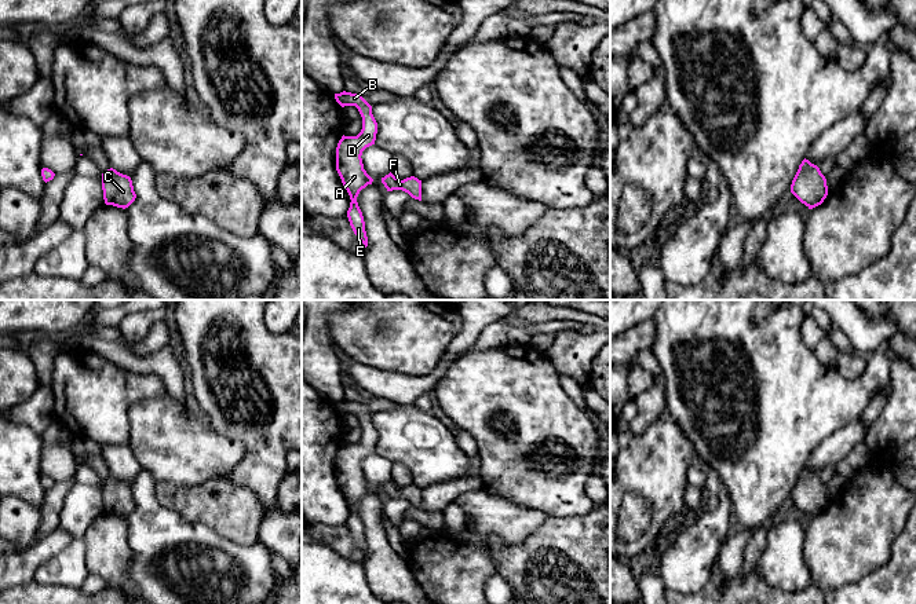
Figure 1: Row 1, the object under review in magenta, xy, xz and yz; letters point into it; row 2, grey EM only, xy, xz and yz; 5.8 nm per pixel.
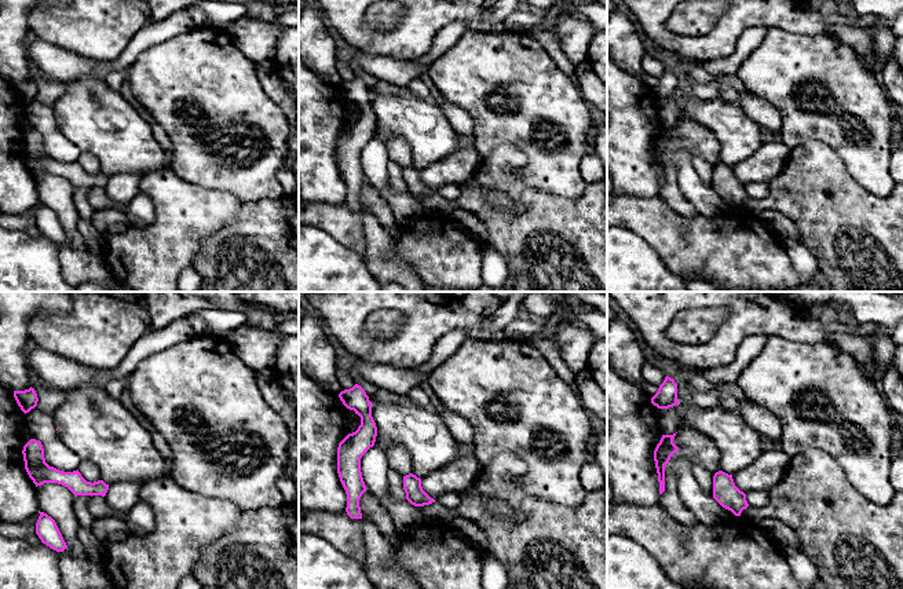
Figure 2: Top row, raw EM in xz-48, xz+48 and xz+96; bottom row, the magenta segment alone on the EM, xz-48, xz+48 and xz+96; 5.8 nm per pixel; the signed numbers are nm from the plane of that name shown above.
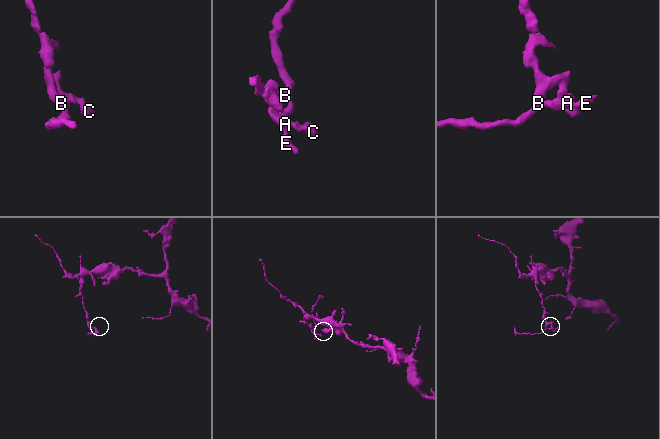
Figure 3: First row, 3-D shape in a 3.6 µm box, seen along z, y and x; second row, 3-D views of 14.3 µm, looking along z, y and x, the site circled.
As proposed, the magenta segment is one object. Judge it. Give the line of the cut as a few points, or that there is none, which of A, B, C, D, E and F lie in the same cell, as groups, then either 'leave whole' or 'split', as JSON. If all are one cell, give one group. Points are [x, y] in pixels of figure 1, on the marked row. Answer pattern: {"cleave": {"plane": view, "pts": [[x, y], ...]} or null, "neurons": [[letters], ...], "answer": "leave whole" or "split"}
{"cleave": null, "neurons": [["A", "B", "C", "D", "E", "F"]], "answer": "leave whole"}

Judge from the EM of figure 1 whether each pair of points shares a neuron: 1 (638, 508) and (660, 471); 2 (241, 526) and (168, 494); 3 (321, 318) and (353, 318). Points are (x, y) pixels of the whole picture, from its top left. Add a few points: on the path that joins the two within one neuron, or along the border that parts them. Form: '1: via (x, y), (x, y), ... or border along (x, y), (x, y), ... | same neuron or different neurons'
1: border along (628, 490), (637, 490), (649, 504), (648, 529) | different neurons
2: via (223, 508), (216, 502), (186, 501) | same neuron
3: border along (331, 314), (331, 335), (336, 344) | different neurons

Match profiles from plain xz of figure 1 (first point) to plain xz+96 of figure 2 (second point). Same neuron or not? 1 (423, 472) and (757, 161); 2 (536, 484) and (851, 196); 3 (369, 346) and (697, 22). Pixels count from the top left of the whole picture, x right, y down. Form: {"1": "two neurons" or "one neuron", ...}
{"1": "two neurons", "2": "two neurons", "3": "two neurons"}

